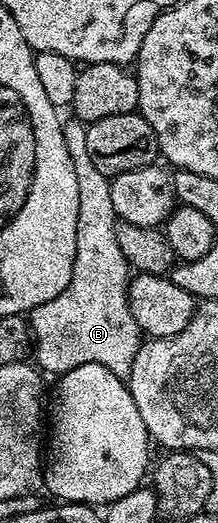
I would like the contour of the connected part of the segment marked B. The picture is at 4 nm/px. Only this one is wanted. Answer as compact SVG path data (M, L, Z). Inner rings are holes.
M79 119L65 120L63 148L70 151L70 172L78 175L78 231L74 238L72 254L72 274L70 283L54 299L42 301L38 307L30 310L30 330L34 338L35 364L45 374L59 375L74 371L74 367L82 367L82 363L102 363L102 367L110 367L114 375L128 378L134 367L134 355L138 355L142 344L142 334L138 323L134 323L134 315L130 315L128 306L128 282L130 266L128 258L122 255L122 247L118 247L116 227L118 218L114 211L114 203L110 200L111 180L94 167L86 147L86 125Z

